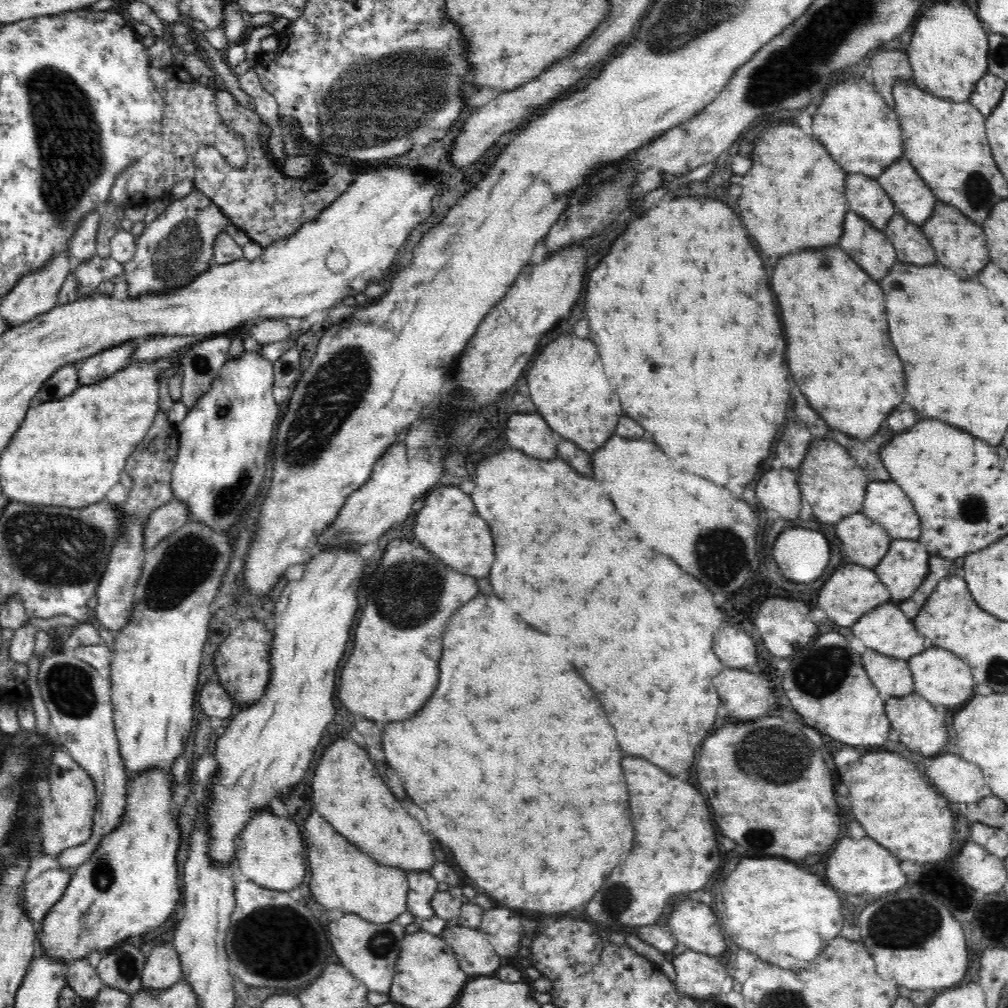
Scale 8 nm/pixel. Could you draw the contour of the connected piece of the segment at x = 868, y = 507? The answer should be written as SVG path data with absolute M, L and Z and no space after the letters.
M893 481L869 482L860 512L882 526L892 539L918 540L920 536L920 517Z

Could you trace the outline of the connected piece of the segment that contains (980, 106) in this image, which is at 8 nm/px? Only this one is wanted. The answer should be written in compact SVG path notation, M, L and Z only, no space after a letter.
M986 71L977 79L972 94L969 95L969 102L987 117L1000 102L1006 83L1004 79Z

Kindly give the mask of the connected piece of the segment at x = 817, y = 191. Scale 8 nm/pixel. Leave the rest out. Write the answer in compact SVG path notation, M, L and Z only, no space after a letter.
M776 124L758 134L752 148L752 168L742 178L742 194L736 202L736 214L742 218L750 238L770 258L780 258L800 246L828 246L840 240L844 215L851 210L845 197L845 172L836 164L816 138L810 138L798 126Z

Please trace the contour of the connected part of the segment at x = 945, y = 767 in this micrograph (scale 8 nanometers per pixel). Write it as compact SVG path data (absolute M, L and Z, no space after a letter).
M938 754L924 768L926 778L949 802L975 803L991 794L981 768L955 754Z

